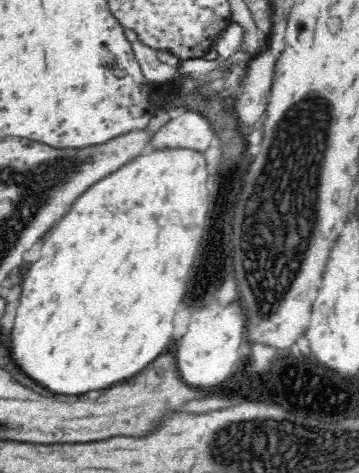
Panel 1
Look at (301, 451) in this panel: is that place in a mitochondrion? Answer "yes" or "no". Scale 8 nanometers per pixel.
yes

